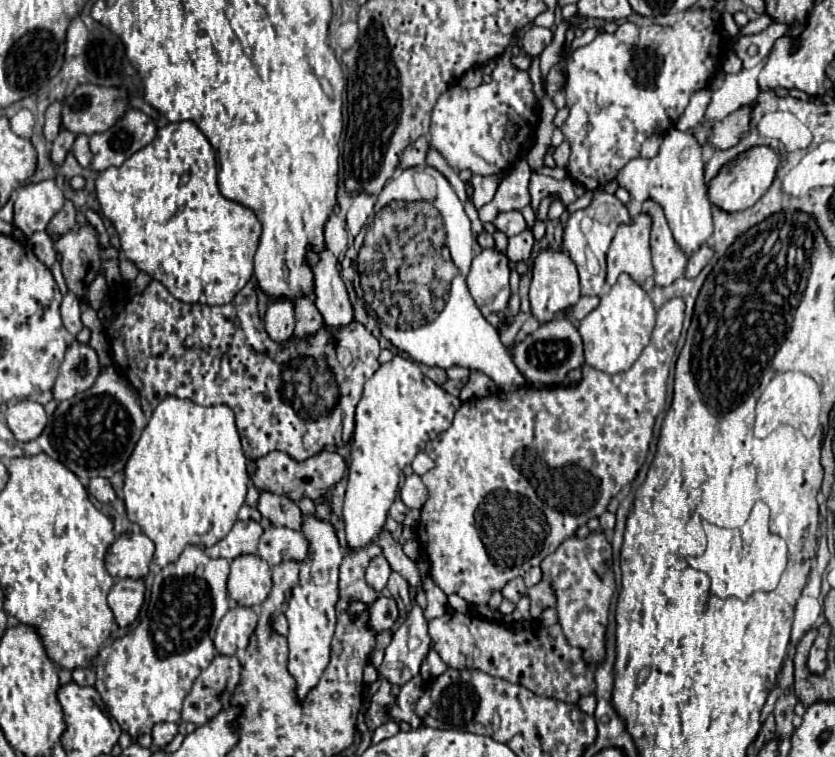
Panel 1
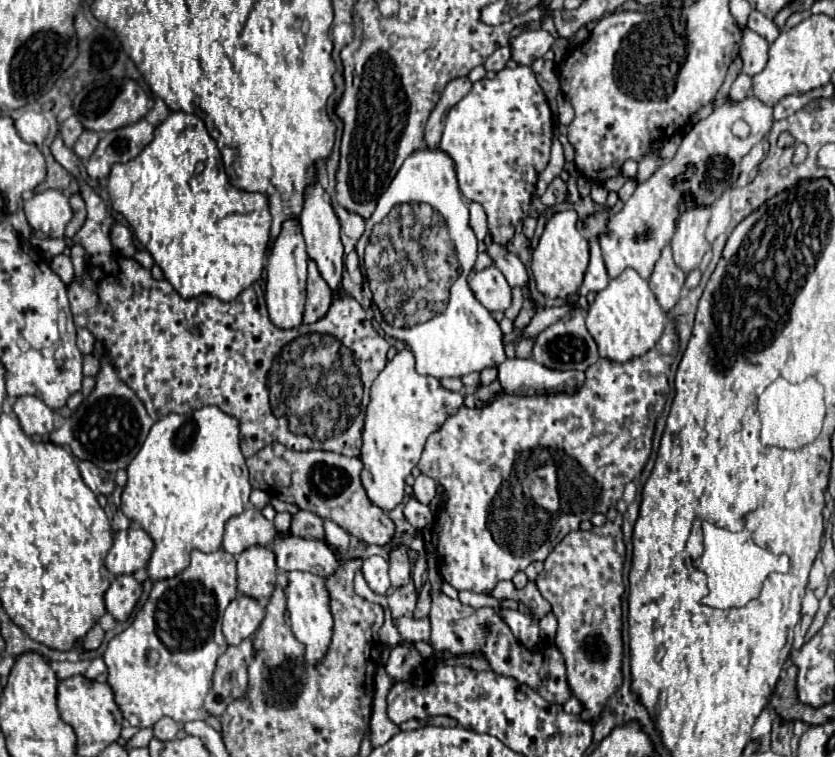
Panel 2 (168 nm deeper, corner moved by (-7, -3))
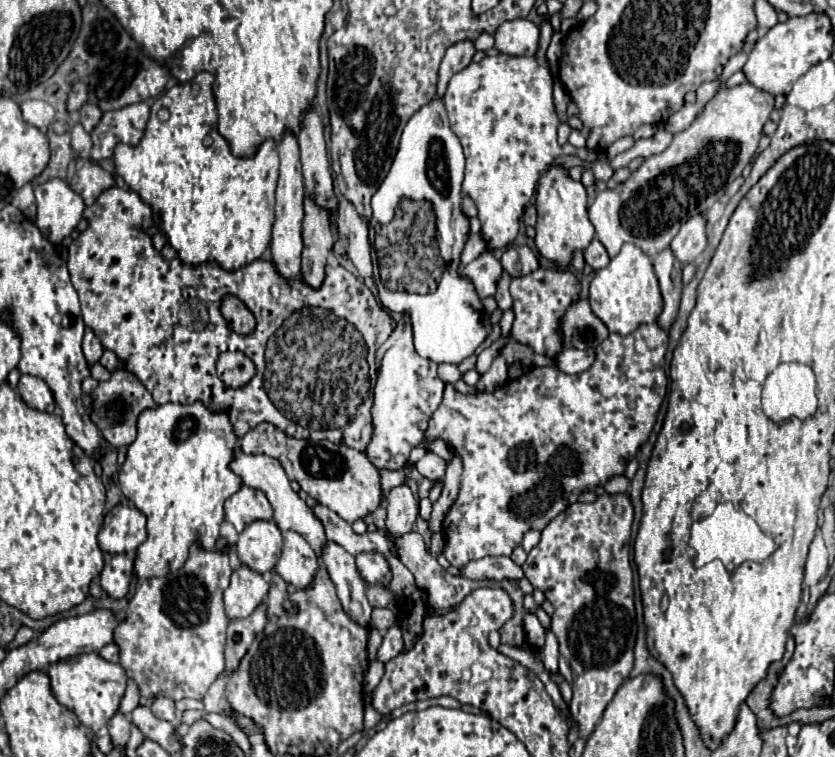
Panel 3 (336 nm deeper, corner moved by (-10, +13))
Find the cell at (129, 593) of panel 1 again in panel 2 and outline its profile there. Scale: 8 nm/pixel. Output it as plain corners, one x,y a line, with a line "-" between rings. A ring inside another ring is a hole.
115,576
103,600
107,612
111,612
115,620
125,622
131,616
139,596
141,596
141,584
133,576

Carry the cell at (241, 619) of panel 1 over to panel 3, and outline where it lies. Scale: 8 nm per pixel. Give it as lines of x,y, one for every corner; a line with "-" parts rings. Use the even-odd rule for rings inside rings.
240,566
234,570
228,590
224,592
226,616
230,620
248,618
266,598
268,582
248,566

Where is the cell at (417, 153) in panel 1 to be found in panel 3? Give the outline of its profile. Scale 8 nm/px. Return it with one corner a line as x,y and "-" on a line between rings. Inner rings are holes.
464,40
464,42
458,42
454,44
452,48
448,48
442,64
440,64
440,78
438,78
438,98
442,98
446,94
446,88
448,88
448,80
456,74
456,72
462,72
474,58
476,50
474,50
474,44

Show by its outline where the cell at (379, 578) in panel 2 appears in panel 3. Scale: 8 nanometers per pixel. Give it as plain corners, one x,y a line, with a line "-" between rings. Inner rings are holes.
376,550
358,554
358,556
356,556
356,566
358,566
360,576
362,576
368,584
380,582
380,580
390,572
390,566
388,566
386,556
380,554
380,552
376,552

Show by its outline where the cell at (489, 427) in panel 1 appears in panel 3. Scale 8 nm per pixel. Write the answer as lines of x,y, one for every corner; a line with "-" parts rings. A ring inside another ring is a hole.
642,324
636,332
632,332
630,336
624,338
620,334
610,334
598,348
596,348
596,360
592,364
592,368
576,374
576,376
568,376
552,366
542,366
542,368
528,368
520,378
506,382
502,388
494,390
494,392
476,392
476,394
460,394
458,390
454,390
452,384
446,386
444,390
444,398
442,404
438,406
438,410
432,414
428,430
424,434
424,448
428,448
430,442
434,440
444,440
452,450
454,456
458,456
464,464
462,470
462,480
460,480
460,492
456,502
452,504
452,508
448,510
442,530
446,536
446,548
444,548
444,556
446,560
456,566
456,568
464,568
468,562
472,560
480,560
484,556
510,556
512,550
516,546
520,546
522,536
528,530
544,530
548,526
550,520
554,520
560,512
564,512
570,504
578,502
578,496
582,492
594,492
598,486
604,486
612,476
622,476
628,462
636,456
638,448
642,444
646,444
652,426
656,422
656,414
660,410
660,404
666,396
666,386
668,386
668,378
664,372
664,354
668,348
668,332
664,328
660,328
658,324

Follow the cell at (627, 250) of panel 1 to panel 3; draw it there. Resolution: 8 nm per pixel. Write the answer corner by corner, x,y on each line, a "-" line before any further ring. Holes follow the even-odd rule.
744,82
734,88
722,88
696,116
692,126
674,134
672,144
662,154
646,158
644,164
614,190
600,192
594,204
588,208
588,214
590,222
596,228
598,240
608,250
608,256
614,258
620,252
622,244
626,242
638,246
650,258
654,258
660,250
668,248
672,238
678,234
680,224
686,220
686,216
692,216
692,202
694,206
696,202
704,202
704,214
706,214
708,208
724,194
726,186
738,176
742,176
746,164
750,162
752,154
758,148
762,126
770,118
772,110
774,110
774,96
752,86
750,82

